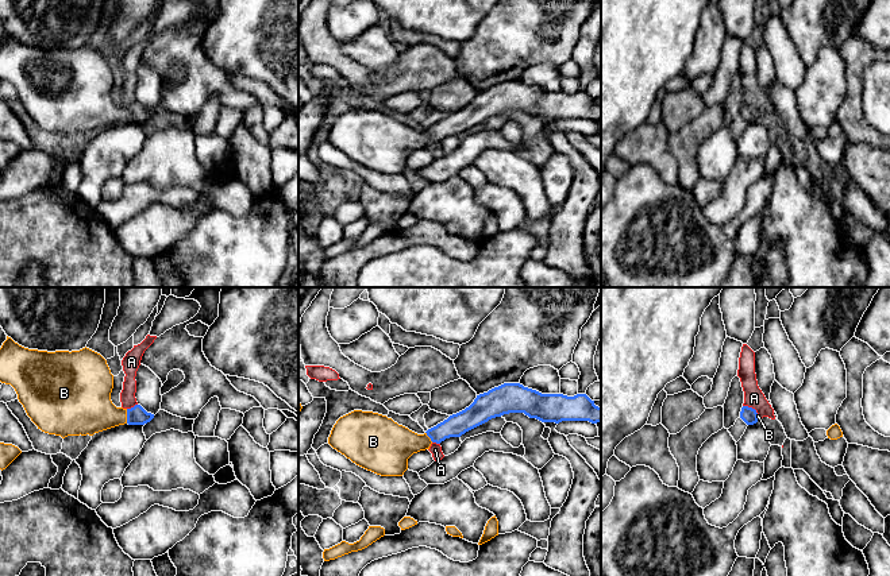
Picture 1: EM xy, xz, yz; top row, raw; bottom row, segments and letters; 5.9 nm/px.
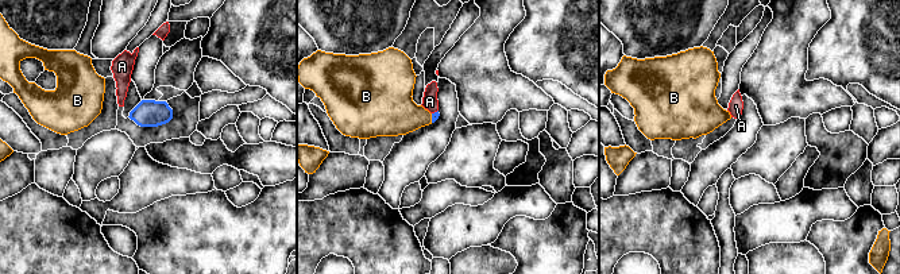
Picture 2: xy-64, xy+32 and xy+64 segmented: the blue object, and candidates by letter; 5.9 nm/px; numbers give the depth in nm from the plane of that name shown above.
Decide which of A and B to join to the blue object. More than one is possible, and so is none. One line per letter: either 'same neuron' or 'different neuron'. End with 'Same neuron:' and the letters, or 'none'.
A: different neuron
B: same neuron
Same neuron: B

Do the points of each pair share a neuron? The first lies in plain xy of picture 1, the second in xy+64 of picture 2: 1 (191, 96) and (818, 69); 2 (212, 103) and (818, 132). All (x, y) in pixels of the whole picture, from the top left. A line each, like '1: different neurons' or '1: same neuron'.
1: different neurons
2: same neuron

